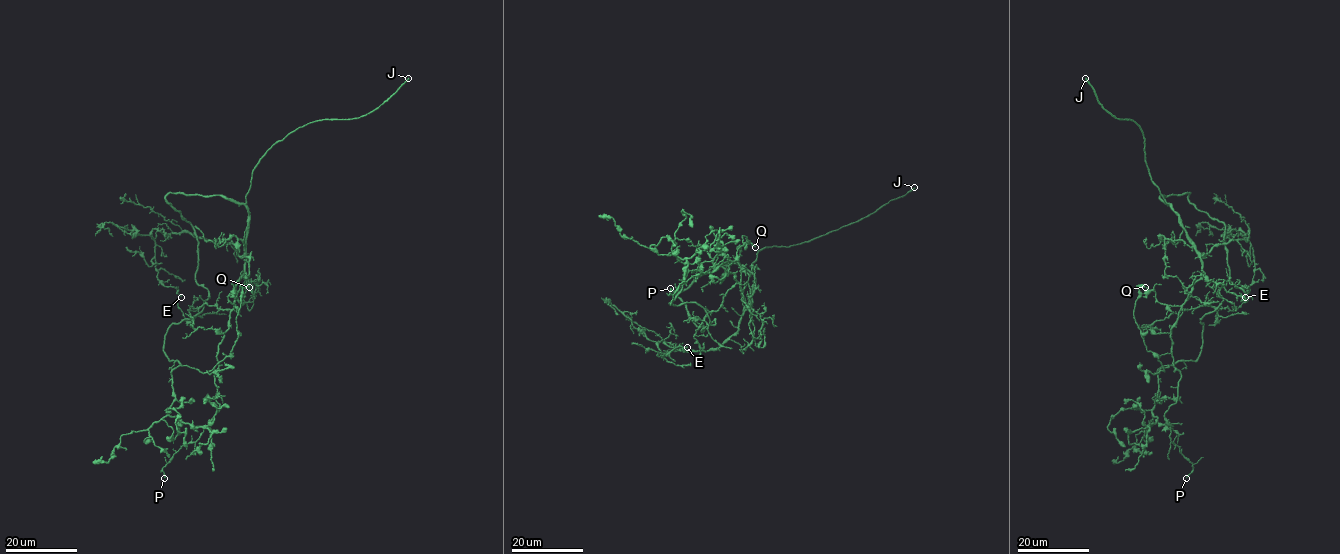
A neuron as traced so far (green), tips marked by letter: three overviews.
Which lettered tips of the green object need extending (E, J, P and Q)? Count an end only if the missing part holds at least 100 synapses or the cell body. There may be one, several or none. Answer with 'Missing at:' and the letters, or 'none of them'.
Missing at: J

